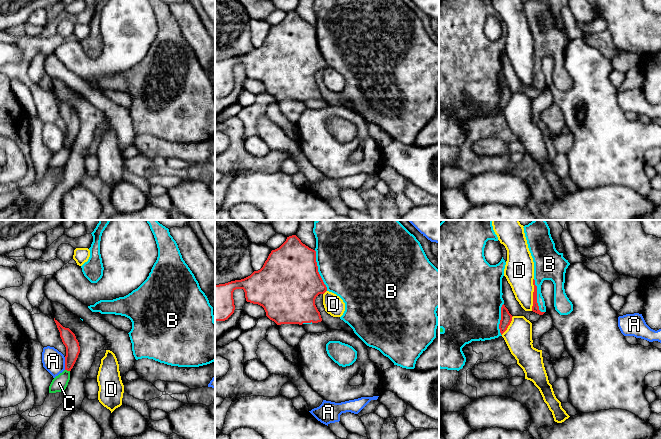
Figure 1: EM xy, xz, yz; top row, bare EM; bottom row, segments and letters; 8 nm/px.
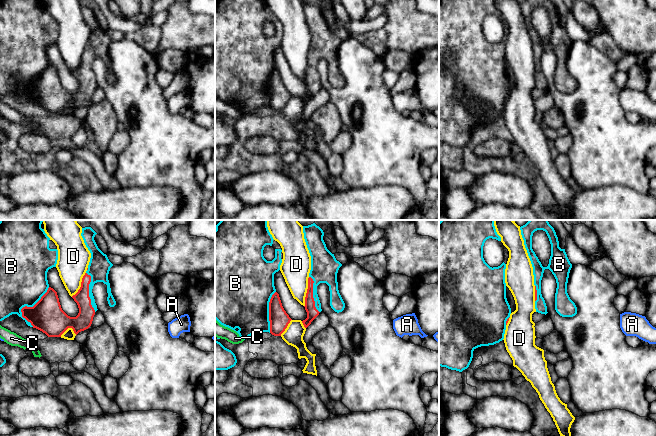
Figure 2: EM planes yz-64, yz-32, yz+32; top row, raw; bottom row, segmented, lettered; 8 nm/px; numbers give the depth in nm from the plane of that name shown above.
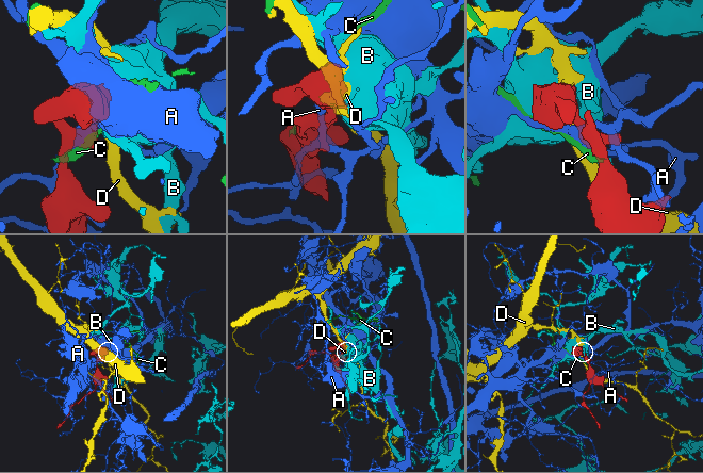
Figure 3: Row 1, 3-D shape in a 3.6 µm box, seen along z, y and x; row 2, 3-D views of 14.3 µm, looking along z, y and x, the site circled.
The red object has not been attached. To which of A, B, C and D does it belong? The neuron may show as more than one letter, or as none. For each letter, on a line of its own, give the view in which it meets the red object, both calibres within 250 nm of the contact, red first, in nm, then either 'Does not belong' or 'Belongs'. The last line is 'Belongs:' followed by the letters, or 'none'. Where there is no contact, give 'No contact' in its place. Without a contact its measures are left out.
A: Touches red in xy. Thickness 110 nm (red) against 180 nm. Does not belong
B: Touches red in xz. Thickness 500 nm (red) against 480 nm. Belongs
C: Touches red in xy. Thickness 110 nm (red) against 120 nm. Does not belong
D: Touches red in yz. Thickness 60 nm (red) against 240 nm. Does not belong
Belongs: B

